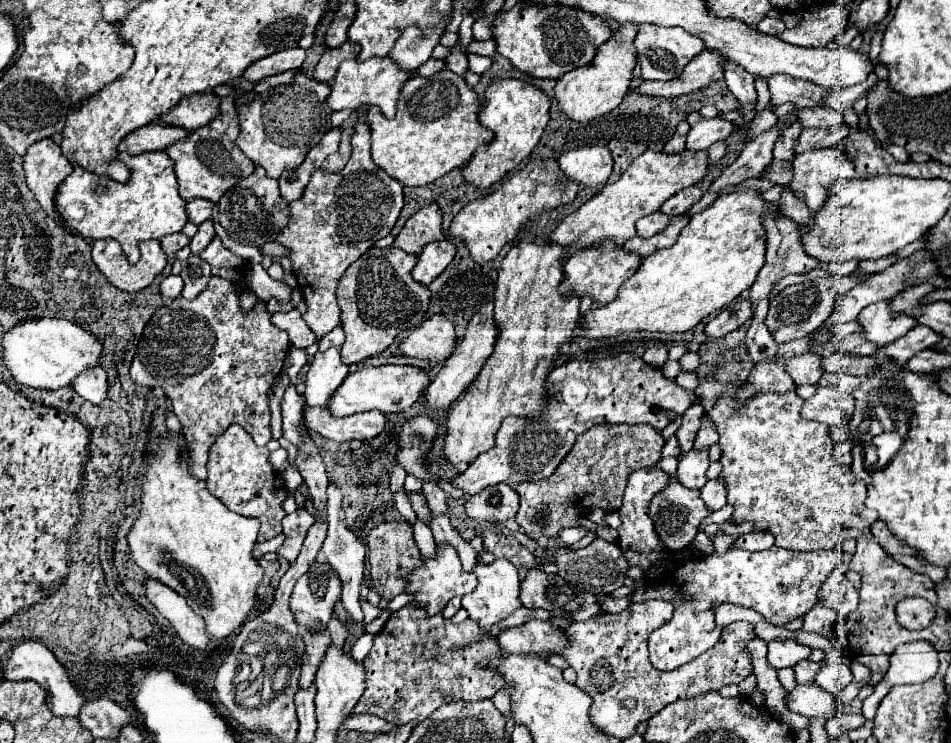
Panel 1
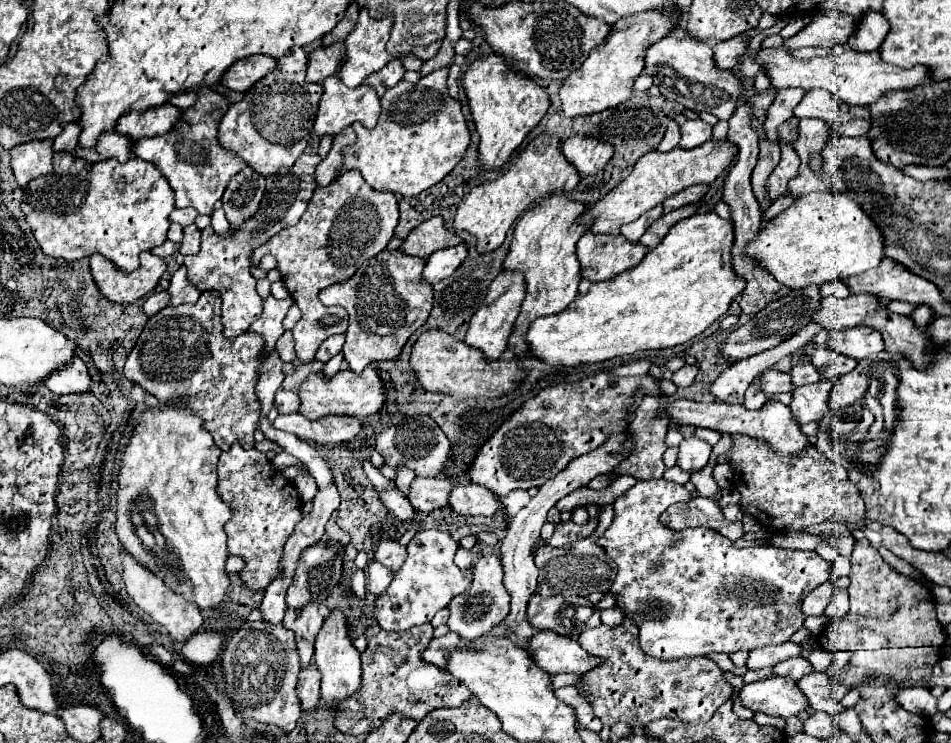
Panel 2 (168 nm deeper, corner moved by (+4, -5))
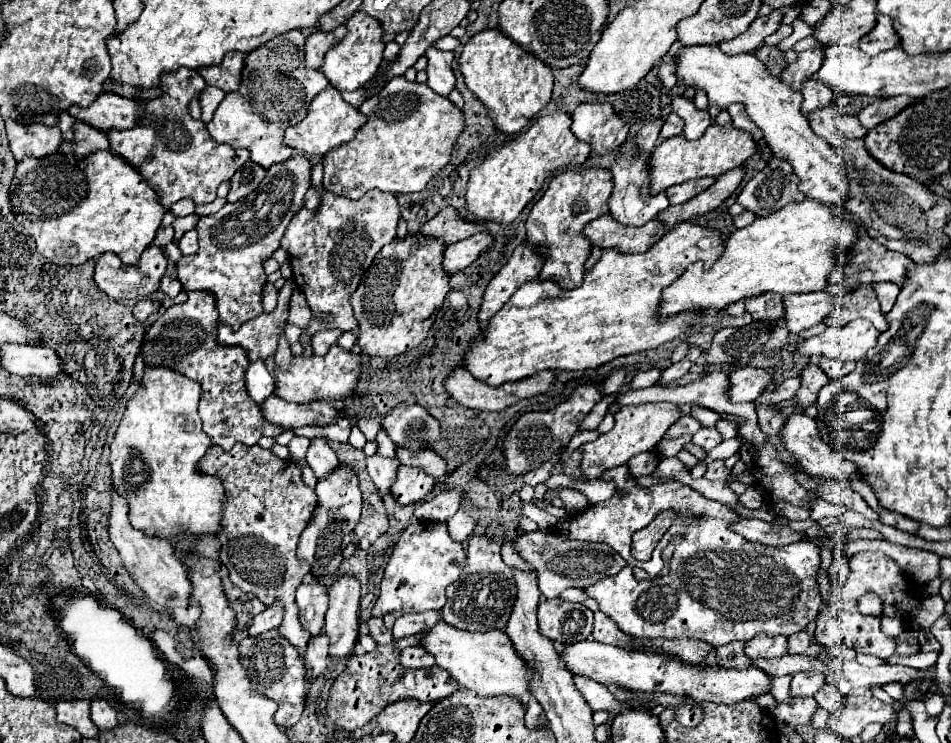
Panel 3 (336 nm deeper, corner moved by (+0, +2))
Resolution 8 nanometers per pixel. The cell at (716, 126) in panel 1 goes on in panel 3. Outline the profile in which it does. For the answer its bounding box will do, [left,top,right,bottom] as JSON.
[671,94,711,140]

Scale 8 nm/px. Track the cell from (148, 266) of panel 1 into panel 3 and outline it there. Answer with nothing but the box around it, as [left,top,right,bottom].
[95,246,167,300]

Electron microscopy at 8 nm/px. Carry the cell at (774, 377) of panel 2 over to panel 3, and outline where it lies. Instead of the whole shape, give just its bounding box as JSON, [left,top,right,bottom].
[729,368,773,402]

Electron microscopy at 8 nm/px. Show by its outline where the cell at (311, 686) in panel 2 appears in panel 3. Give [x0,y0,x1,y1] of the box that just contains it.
[305,632,327,678]

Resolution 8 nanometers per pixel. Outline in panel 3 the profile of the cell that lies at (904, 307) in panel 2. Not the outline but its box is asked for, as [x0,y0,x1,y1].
[873,284,901,314]

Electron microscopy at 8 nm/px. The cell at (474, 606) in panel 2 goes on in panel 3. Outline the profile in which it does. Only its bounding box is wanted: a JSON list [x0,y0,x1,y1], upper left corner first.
[441,536,515,632]

